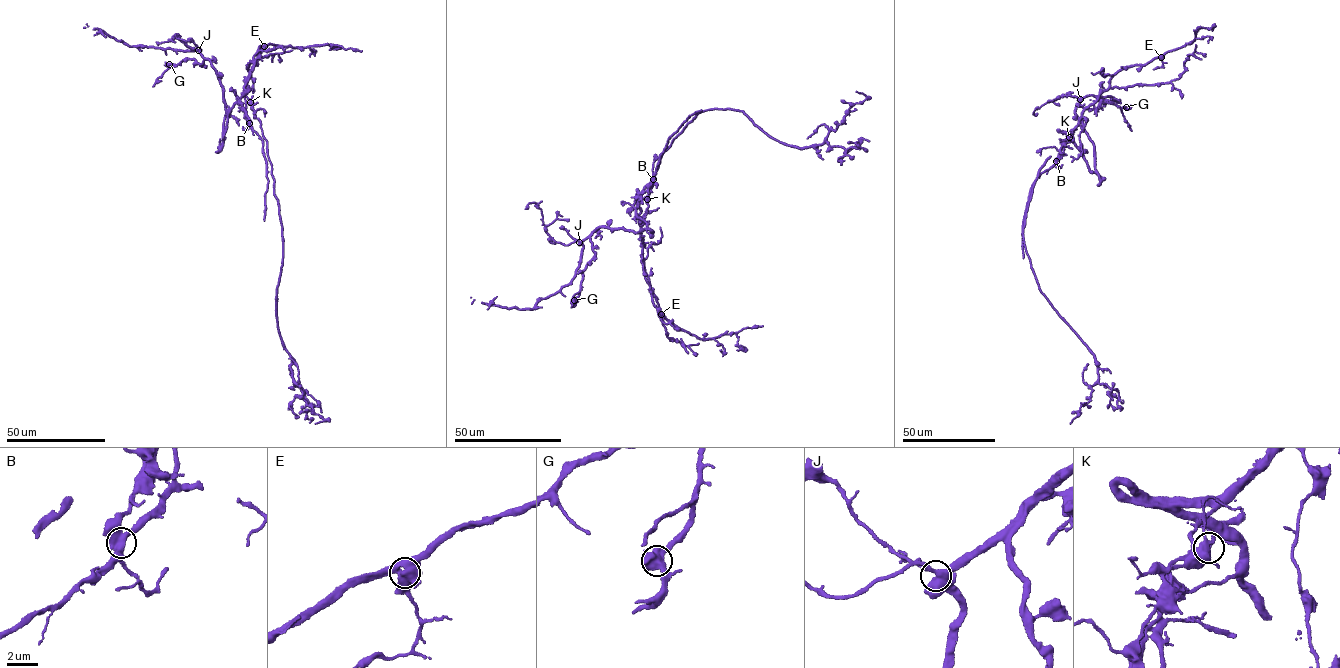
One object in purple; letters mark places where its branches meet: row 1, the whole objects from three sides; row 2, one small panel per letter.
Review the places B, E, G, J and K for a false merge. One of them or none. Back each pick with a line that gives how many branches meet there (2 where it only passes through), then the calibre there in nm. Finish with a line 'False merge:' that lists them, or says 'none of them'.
B: branches 4; calibre 500 nm
False merge: B

